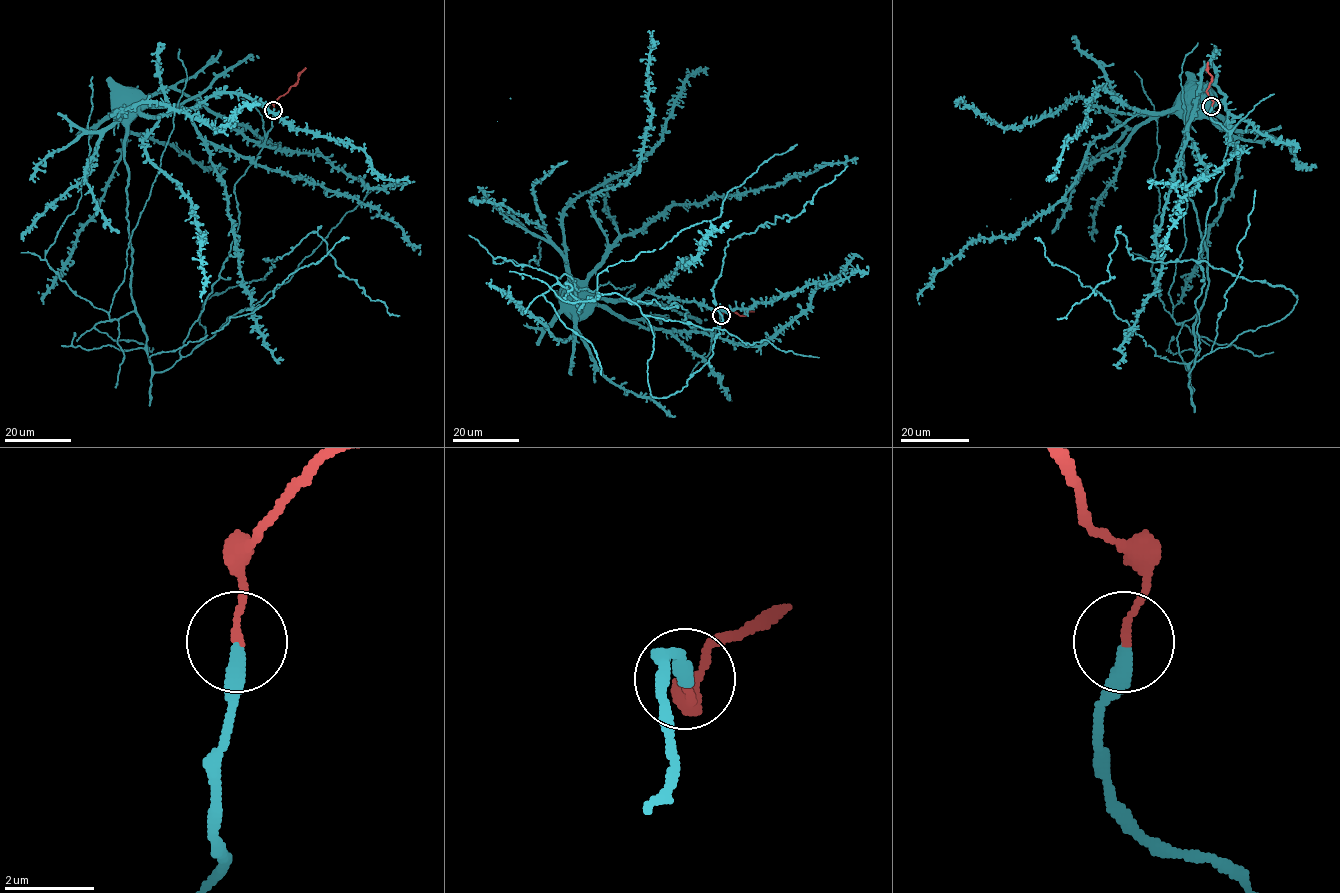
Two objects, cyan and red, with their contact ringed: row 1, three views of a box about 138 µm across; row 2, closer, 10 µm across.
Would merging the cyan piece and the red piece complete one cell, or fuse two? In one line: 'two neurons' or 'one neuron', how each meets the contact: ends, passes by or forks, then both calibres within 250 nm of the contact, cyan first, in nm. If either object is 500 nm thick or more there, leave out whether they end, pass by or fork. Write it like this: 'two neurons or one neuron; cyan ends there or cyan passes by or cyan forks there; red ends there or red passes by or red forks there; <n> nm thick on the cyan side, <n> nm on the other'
one neuron; cyan ends there; red ends there; 340 nm thick on the cyan side, 150 nm on the other

